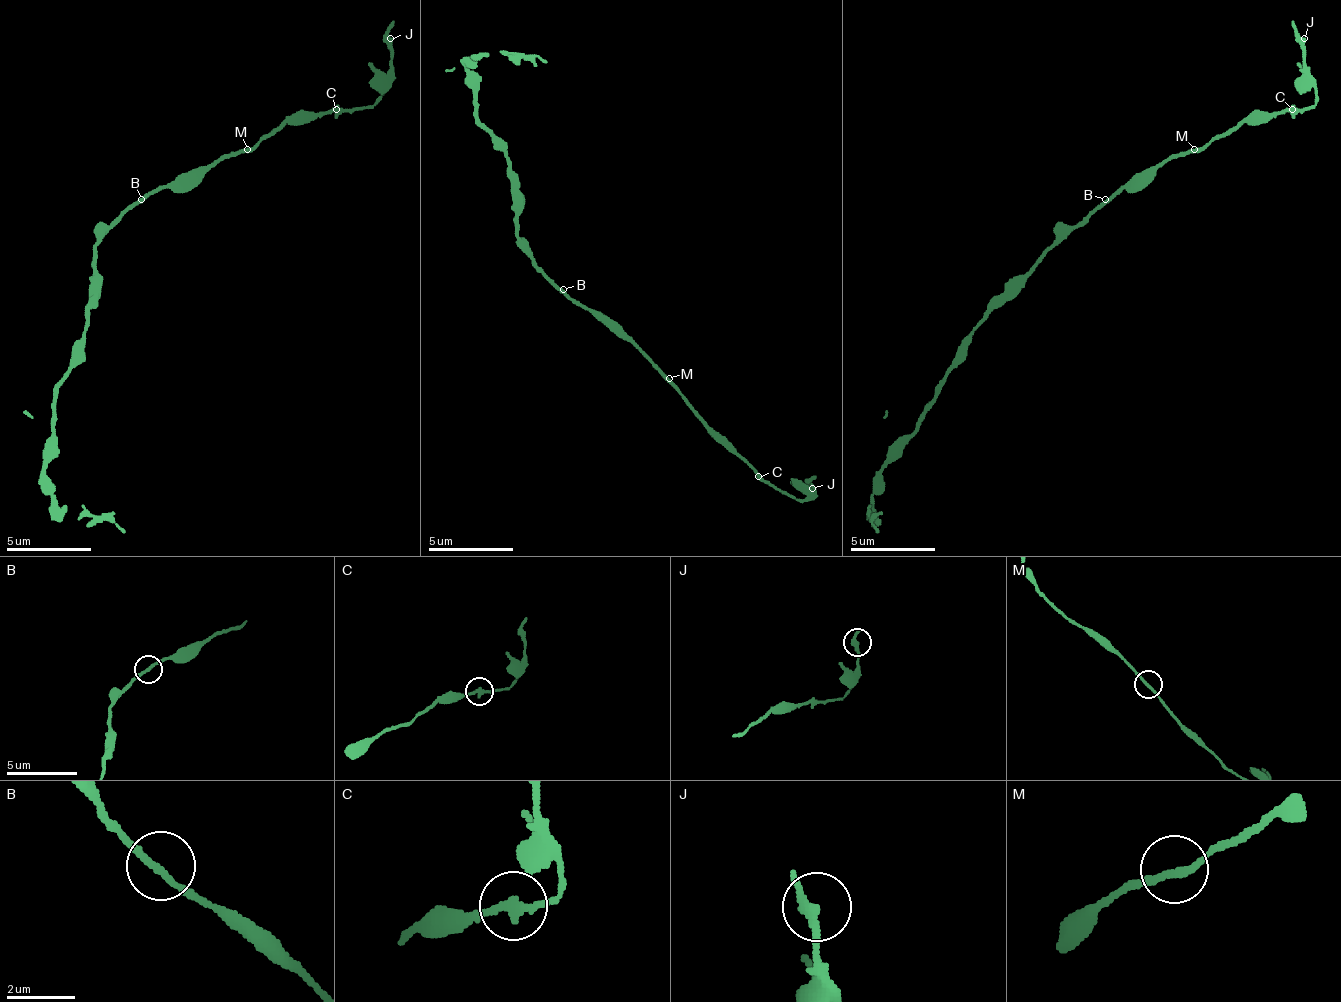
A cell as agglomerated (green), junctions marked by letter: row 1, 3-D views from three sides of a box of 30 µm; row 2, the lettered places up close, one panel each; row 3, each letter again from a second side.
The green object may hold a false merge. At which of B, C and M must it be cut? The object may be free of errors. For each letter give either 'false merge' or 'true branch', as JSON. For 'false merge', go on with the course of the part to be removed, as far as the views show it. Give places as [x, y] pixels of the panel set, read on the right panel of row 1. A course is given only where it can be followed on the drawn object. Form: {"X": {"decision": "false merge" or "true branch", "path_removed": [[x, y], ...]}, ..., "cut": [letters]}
{"B": {"decision": "true branch"}, "C": {"decision": "false merge", "path_removed": [[1291, 110], [1313, 106], [1317, 93], [1304, 64], [1304, 38], [1291, 22]]}, "M": {"decision": "true branch"}, "cut": ["C"]}

